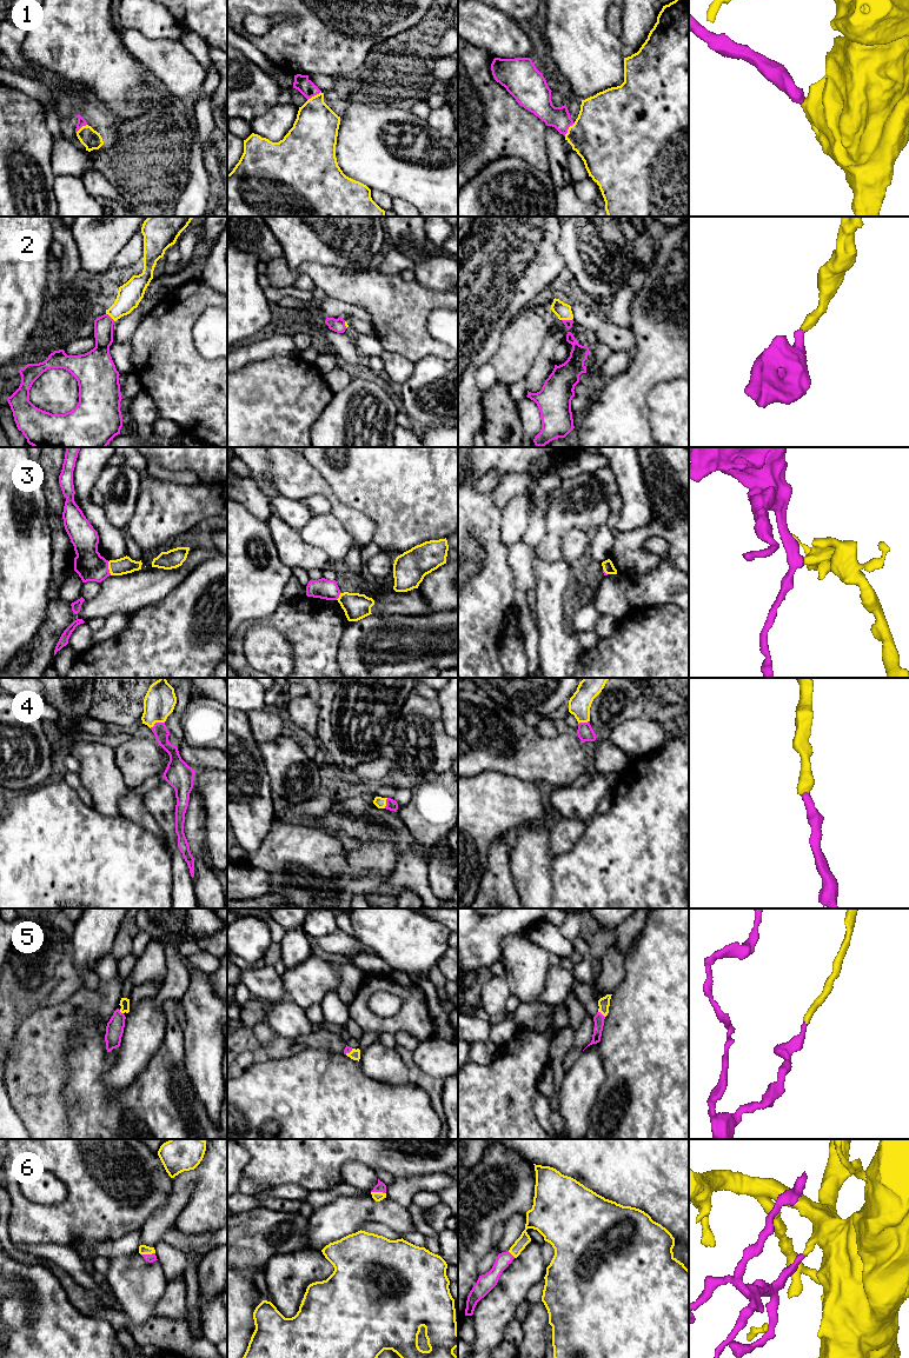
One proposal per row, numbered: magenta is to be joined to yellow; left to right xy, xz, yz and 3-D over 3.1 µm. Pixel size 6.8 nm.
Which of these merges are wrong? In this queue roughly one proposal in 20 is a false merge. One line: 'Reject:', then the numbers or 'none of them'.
Reject: 3

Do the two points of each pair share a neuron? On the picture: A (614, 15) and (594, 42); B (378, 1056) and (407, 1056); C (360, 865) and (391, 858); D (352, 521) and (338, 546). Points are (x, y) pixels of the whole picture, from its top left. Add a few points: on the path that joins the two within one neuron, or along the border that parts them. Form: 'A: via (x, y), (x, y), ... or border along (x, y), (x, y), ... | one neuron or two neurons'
A: border along (608, 12), (606, 25), (617, 37) | two neurons
B: border along (393, 1049), (409, 1069) | two neurons
C: via (367, 859), (384, 858) | one neuron
D: border along (330, 513), (356, 540) | two neurons

